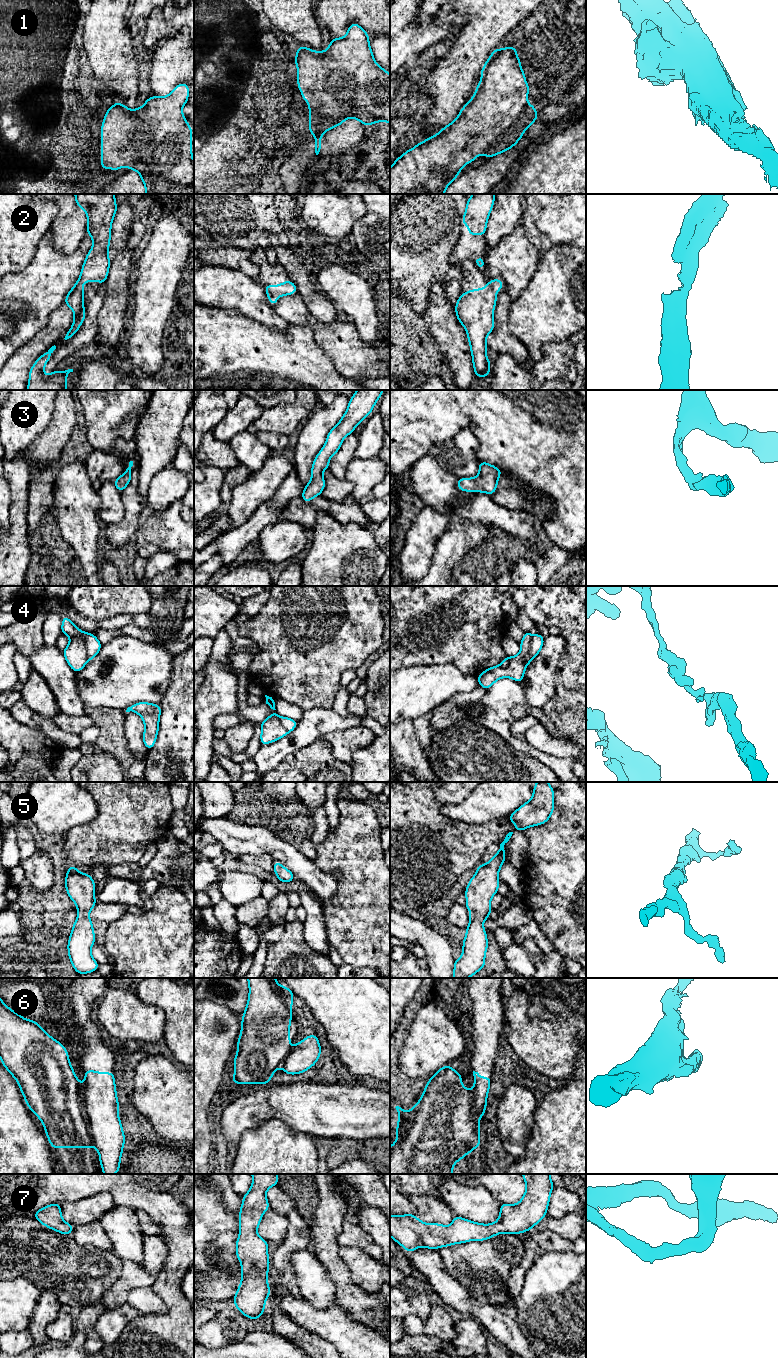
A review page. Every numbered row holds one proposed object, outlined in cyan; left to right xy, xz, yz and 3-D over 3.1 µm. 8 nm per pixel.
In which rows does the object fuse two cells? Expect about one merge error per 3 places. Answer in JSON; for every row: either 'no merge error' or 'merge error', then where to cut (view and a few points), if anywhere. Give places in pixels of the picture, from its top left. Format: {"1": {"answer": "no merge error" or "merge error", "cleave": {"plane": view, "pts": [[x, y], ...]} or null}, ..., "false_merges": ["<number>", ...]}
{"1": {"answer": "no merge error", "cleave": null}, "2": {"answer": "no merge error", "cleave": null}, "3": {"answer": "no merge error", "cleave": null}, "4": {"answer": "merge error", "cleave": {"plane": "xy", "pts": [[72, 636], [80, 636], [83, 639], [88, 659]]}}, "5": {"answer": "no merge error", "cleave": null}, "6": {"answer": "merge error", "cleave": {"plane": "xy", "pts": [[81, 1089], [88, 1131], [93, 1142]]}}, "7": {"answer": "no merge error", "cleave": null}, "false_merges": ["4", "6"]}

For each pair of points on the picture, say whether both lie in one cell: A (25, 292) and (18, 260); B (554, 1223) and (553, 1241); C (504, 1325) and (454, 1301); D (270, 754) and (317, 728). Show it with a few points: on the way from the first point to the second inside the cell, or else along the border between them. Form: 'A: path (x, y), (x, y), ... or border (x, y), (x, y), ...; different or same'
A: border (35, 252), (31, 262), (26, 267), (10, 274); different
B: border (547, 1228), (566, 1239), (575, 1240); different
C: path (492, 1320), (484, 1312), (466, 1304); same
D: path (282, 748), (284, 746), (294, 746), (305, 735); same

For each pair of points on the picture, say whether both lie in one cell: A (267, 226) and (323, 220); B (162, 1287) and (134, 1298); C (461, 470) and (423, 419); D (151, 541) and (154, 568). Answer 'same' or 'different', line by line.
A: different
B: different
C: different
D: different

